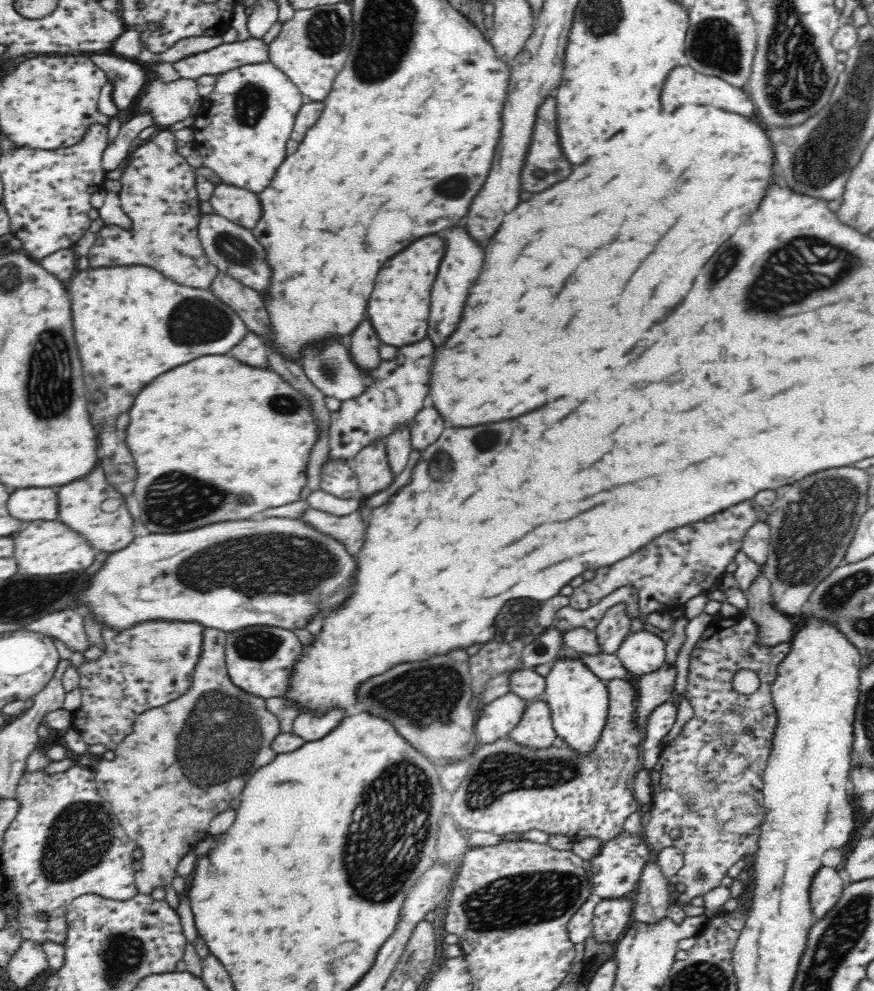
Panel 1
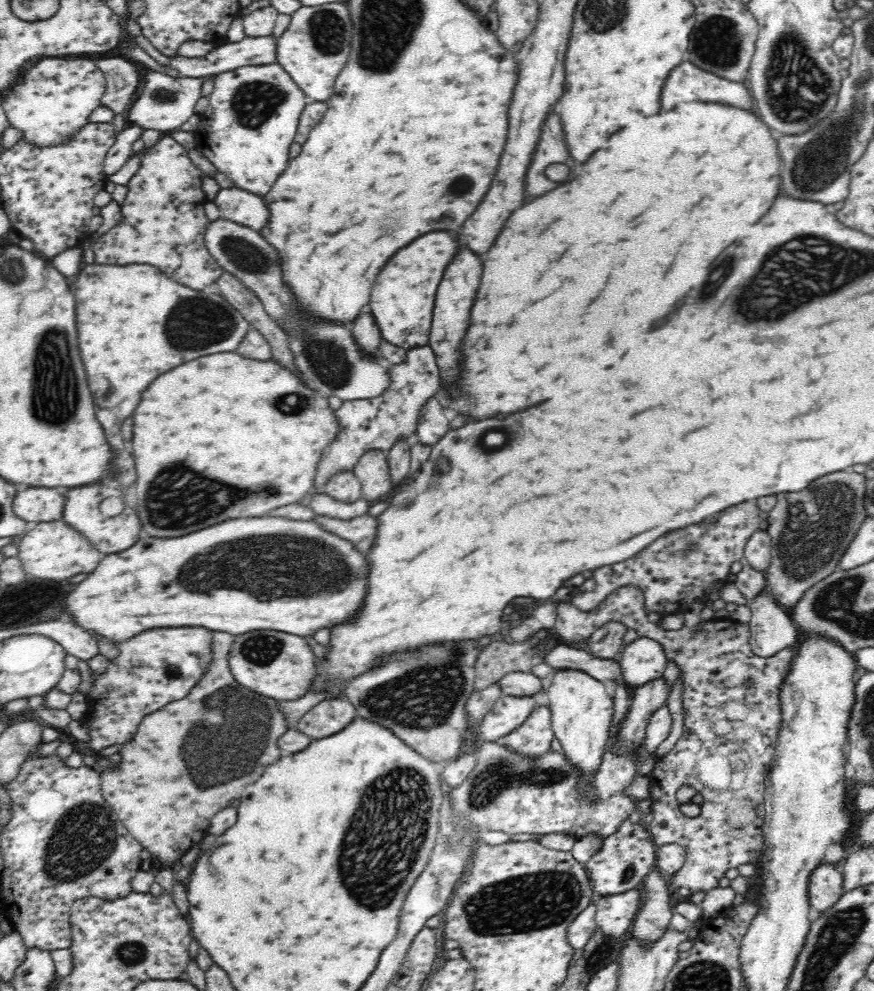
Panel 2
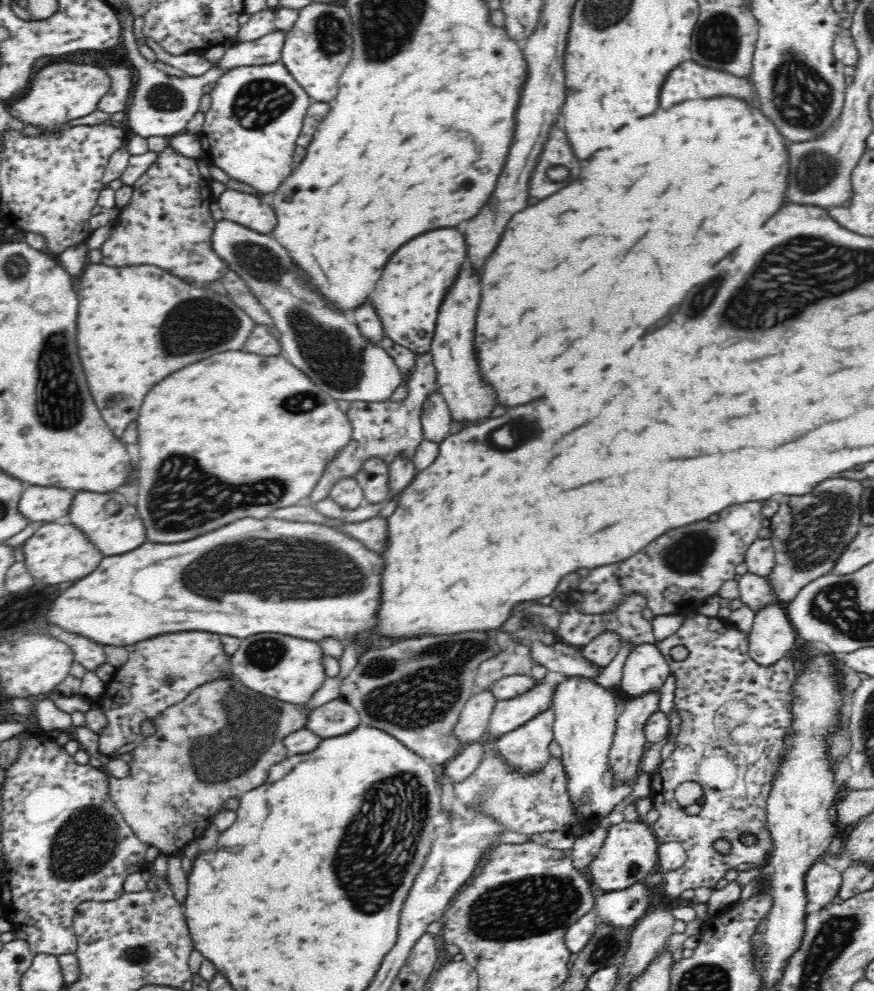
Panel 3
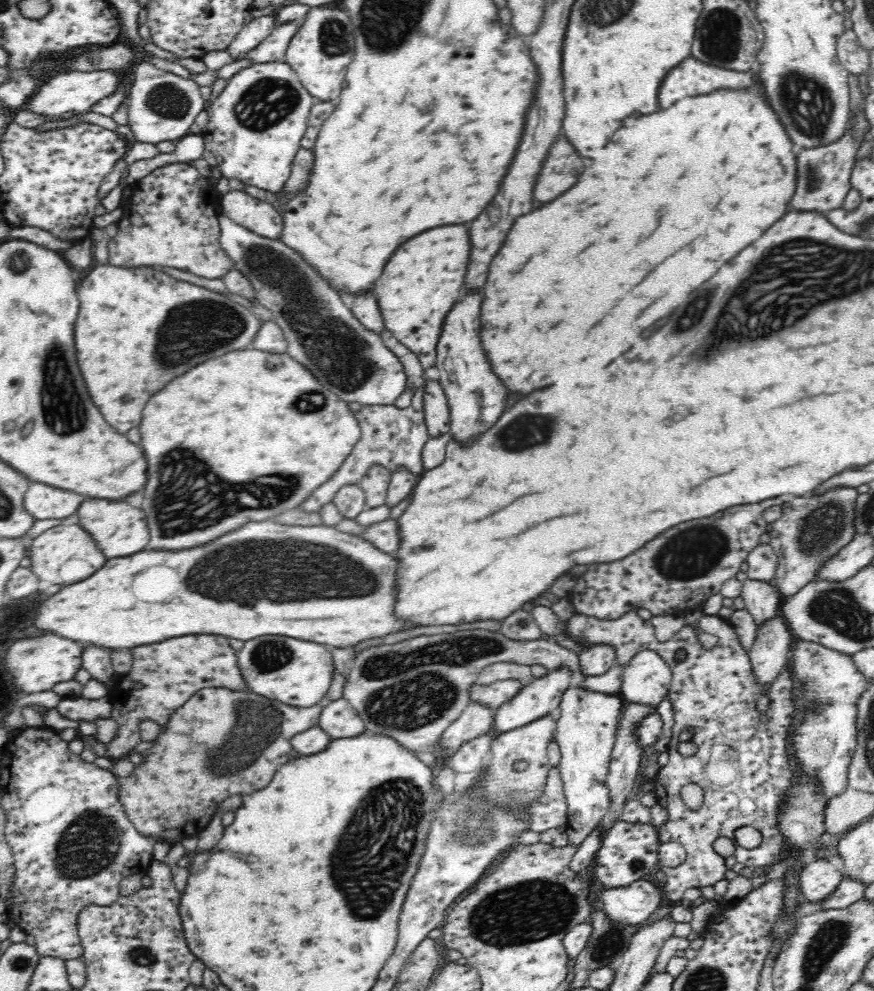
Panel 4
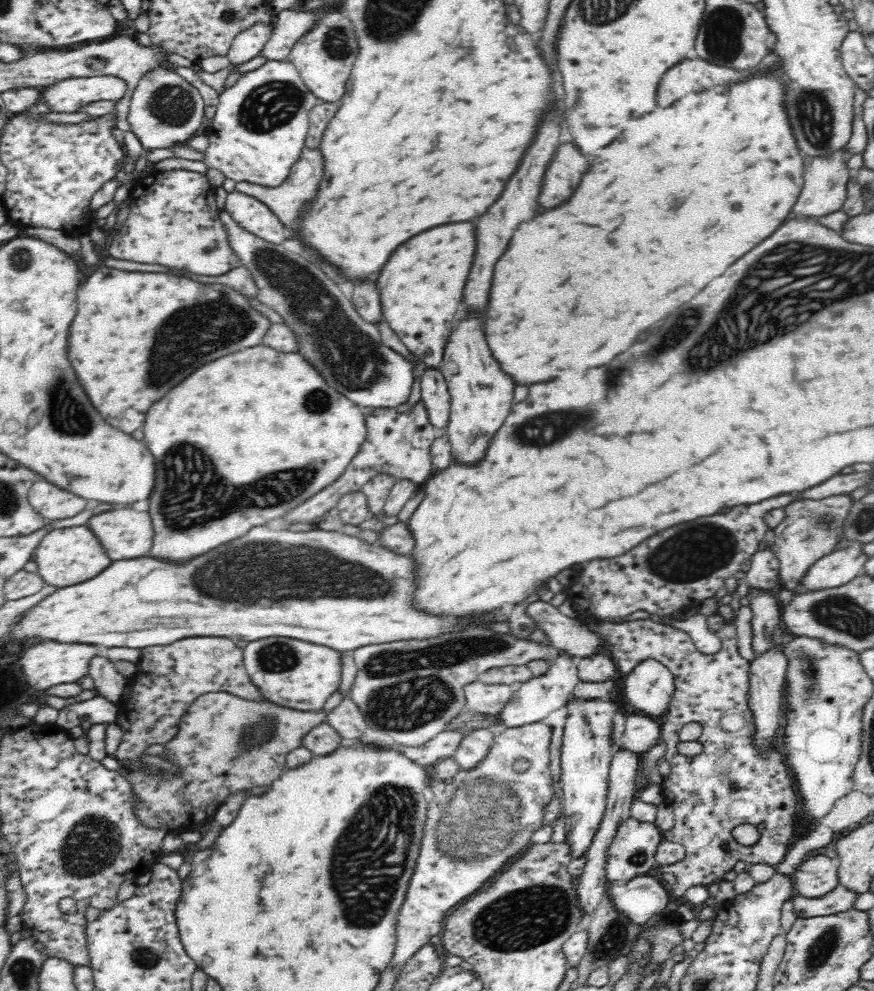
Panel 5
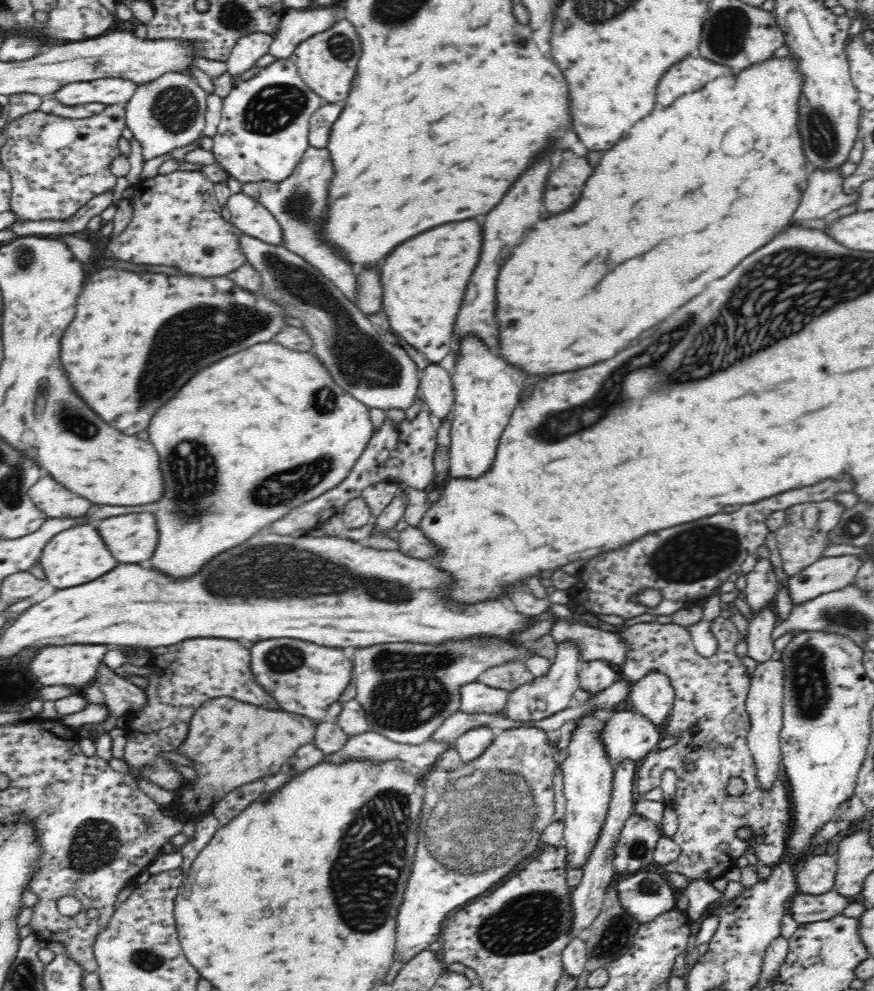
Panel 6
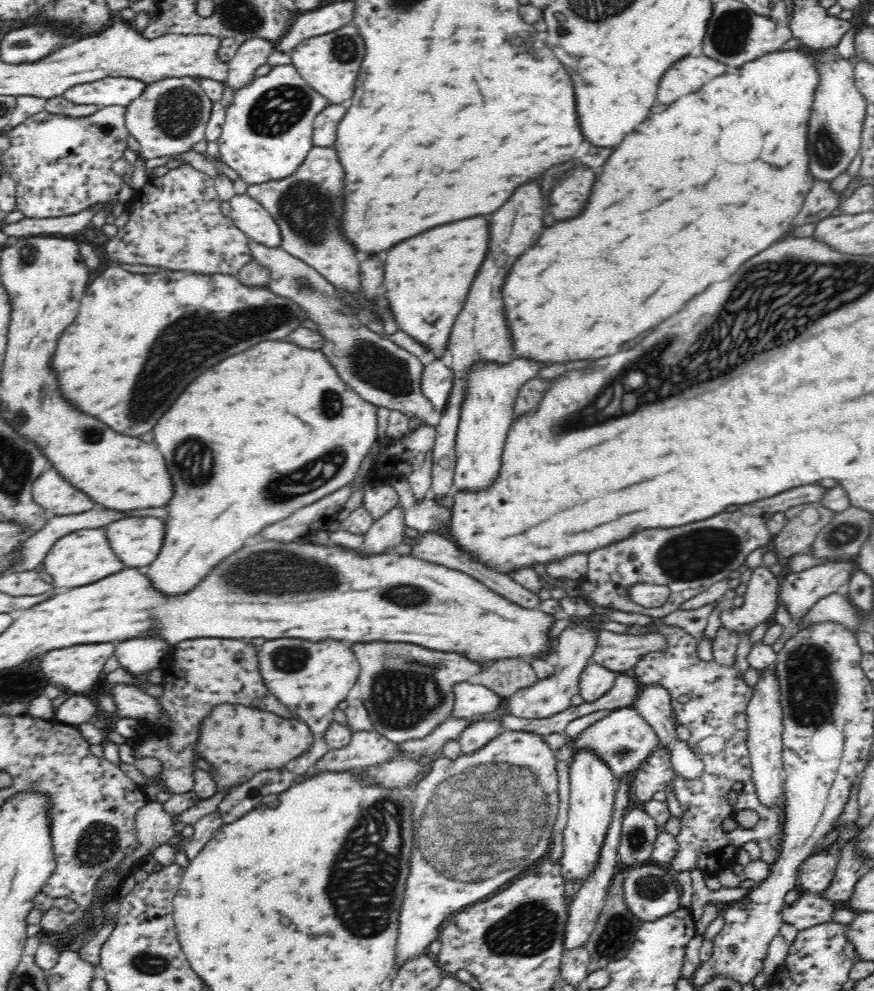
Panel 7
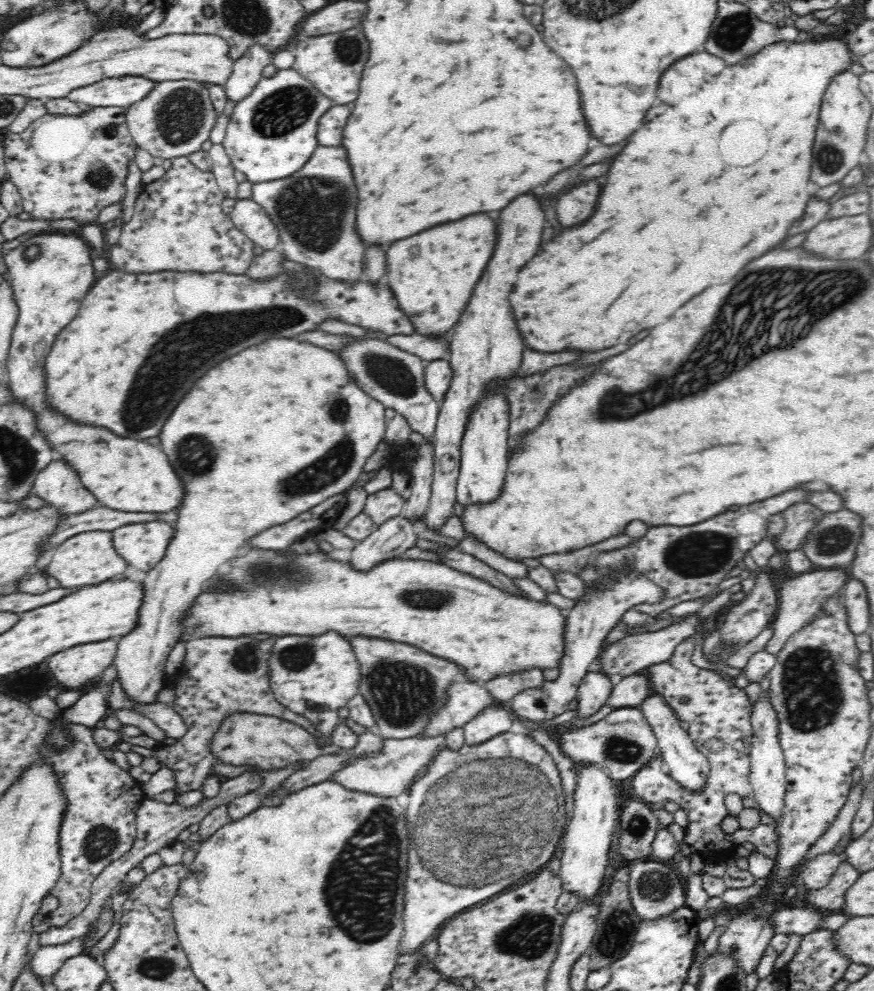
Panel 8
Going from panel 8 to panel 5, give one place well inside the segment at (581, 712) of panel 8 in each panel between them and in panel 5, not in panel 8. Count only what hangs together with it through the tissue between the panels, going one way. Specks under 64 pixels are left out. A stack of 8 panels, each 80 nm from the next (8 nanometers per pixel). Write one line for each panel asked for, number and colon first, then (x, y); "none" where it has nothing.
5: (598, 668)
6: (594, 676)
7: (595, 680)

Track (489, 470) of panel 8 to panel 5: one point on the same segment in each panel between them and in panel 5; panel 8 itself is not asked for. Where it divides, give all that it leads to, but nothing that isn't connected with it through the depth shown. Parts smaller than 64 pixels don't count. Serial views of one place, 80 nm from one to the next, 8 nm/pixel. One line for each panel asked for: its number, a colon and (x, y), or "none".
5: (482, 394)
6: (487, 389)
7: (487, 414)

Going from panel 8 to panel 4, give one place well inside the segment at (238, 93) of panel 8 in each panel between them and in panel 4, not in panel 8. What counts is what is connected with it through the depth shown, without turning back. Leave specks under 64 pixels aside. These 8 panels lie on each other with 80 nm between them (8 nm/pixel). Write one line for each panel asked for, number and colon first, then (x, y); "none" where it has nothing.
4: (253, 33)
5: (248, 44)
6: (247, 51)
7: (254, 53)

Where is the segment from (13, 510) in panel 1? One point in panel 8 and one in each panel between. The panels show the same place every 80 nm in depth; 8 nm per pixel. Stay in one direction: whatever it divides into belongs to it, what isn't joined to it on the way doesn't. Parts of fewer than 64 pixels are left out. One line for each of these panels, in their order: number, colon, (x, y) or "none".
2: (33, 504)
3: (37, 503)
4: (42, 501)
5: (54, 503)
6: (54, 499)
7: (50, 491)
8: (57, 484)

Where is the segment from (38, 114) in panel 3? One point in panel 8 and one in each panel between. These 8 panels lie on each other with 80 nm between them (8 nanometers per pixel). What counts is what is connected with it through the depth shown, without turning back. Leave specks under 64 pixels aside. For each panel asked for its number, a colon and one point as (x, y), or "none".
4: (65, 95)
5: (68, 96)
6: (110, 91)
7: (110, 91)
8: (123, 91)

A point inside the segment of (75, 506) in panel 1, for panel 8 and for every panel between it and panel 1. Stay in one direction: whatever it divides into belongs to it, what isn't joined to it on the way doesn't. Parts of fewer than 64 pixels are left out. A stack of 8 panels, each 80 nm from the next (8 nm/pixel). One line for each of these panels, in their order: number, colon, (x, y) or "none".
2: (112, 534)
3: (114, 534)
4: (119, 530)
5: (124, 533)
6: (131, 538)
7: (136, 541)
8: (142, 545)

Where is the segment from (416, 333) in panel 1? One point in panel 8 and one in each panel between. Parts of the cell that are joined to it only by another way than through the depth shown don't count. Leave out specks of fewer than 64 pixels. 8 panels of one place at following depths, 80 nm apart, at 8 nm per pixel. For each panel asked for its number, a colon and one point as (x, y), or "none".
2: (402, 301)
3: (407, 298)
4: (422, 281)
5: (421, 286)
6: (424, 280)
7: (428, 277)
8: (432, 287)

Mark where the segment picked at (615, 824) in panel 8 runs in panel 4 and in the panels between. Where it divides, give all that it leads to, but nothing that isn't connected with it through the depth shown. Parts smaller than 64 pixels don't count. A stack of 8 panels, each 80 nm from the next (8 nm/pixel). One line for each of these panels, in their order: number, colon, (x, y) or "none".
4: (586, 731)
5: (587, 753)
6: (588, 775)
7: (592, 798)

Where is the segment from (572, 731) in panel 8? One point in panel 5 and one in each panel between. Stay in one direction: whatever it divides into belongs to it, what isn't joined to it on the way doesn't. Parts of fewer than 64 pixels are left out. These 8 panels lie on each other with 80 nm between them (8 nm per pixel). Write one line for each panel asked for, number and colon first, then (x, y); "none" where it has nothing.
5: (641, 733)
6: (627, 736)
7: (623, 739)

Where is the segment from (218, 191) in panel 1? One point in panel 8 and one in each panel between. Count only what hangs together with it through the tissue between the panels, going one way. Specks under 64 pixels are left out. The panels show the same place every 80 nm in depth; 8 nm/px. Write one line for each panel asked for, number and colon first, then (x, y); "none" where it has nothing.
2: (240, 206)
3: (246, 209)
4: (258, 216)
5: (248, 212)
6: (248, 215)
7: (249, 215)
8: (249, 217)

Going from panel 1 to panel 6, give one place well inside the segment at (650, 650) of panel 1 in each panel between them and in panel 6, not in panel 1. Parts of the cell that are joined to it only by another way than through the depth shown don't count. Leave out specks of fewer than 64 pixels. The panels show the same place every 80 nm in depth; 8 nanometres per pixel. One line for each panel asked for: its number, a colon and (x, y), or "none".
2: (644, 660)
3: (645, 670)
4: (646, 680)
5: (650, 687)
6: (653, 696)

